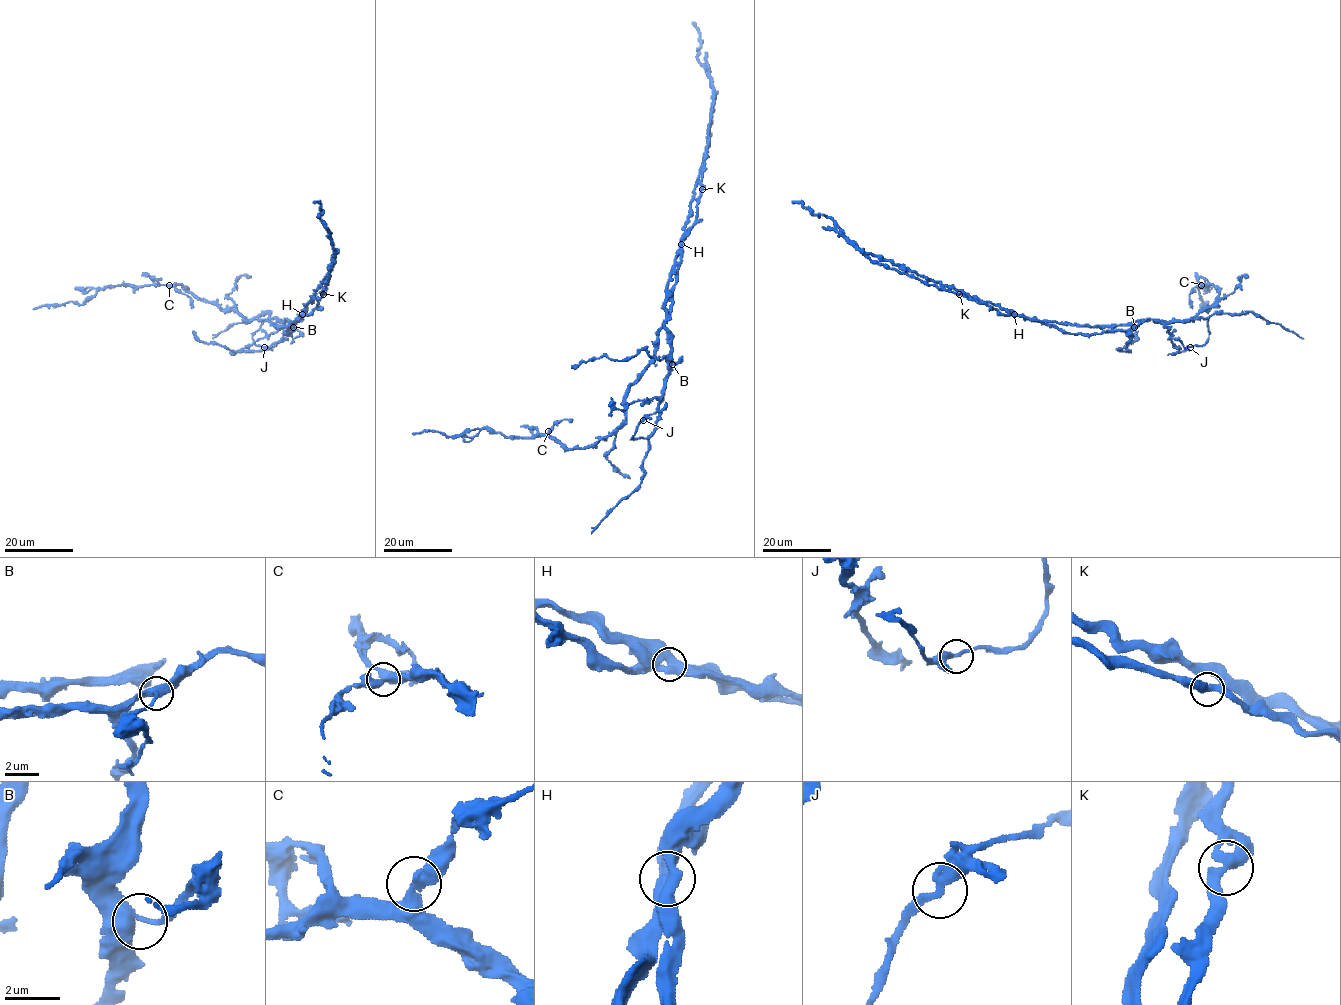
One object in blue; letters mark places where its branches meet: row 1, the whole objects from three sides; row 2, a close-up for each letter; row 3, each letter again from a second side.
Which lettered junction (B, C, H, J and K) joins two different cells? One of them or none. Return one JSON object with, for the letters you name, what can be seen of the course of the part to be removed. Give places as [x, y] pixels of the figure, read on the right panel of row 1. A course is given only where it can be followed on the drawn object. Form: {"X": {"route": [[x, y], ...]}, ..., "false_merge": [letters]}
{"H": {"route": [[1014, 314], [1066, 332], [1087, 334], [1128, 331], [1147, 319], [1171, 323], [1215, 313], [1252, 312], [1303, 338]]}, "false_merge": ["H"]}

